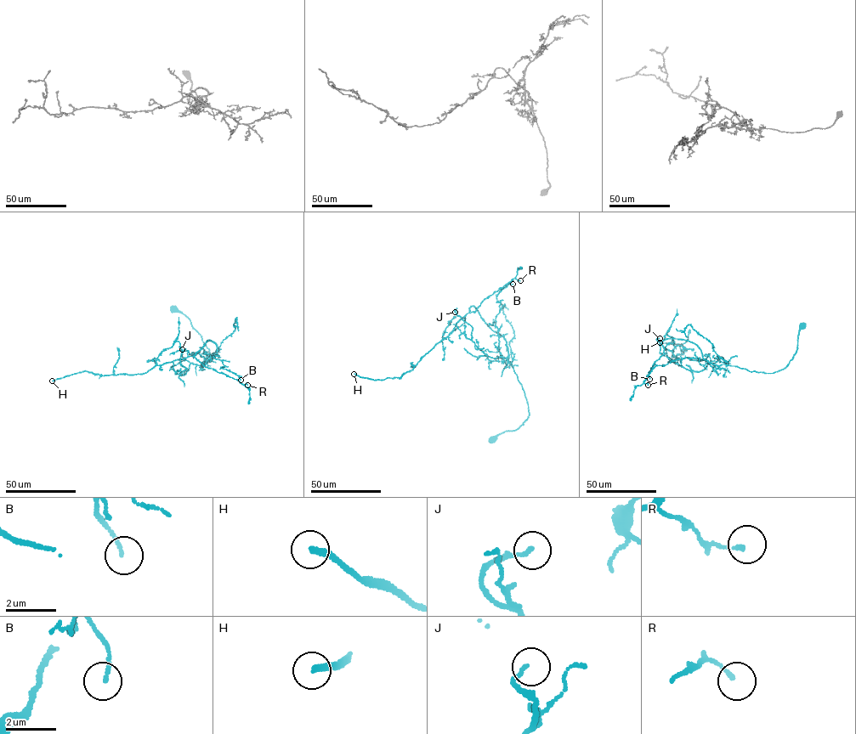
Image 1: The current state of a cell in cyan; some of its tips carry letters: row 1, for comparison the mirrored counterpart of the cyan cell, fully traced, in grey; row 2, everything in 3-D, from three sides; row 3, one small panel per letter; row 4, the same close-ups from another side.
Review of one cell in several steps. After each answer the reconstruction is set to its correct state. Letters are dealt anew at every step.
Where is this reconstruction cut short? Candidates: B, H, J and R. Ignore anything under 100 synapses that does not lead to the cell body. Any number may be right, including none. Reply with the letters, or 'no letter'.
H

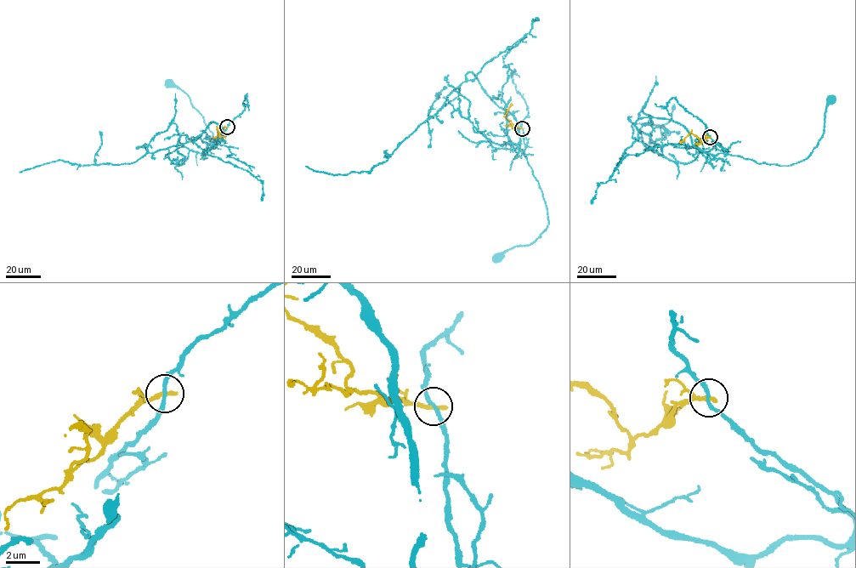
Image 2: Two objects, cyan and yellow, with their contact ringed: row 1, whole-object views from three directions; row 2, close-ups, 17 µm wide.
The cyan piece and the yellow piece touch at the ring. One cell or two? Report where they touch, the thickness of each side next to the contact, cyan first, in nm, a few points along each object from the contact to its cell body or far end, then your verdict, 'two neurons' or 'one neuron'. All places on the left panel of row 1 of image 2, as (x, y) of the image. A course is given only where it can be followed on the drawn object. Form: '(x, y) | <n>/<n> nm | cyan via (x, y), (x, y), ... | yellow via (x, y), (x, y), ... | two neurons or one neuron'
(227, 127) | 200/300 nm | cyan via (227, 127), (215, 140), (216, 144), (189, 97), (169, 82) | yellow via (227, 127), (218, 134), (219, 131), (216, 128), (219, 135), (225, 137) | two neurons

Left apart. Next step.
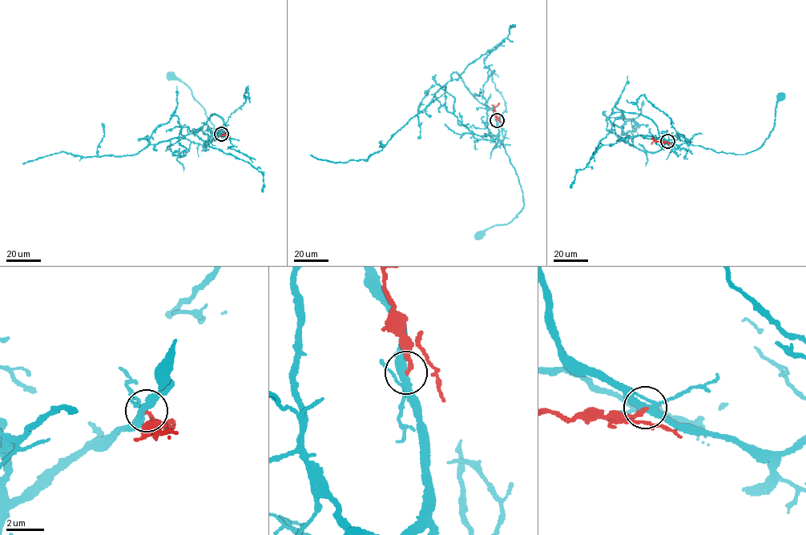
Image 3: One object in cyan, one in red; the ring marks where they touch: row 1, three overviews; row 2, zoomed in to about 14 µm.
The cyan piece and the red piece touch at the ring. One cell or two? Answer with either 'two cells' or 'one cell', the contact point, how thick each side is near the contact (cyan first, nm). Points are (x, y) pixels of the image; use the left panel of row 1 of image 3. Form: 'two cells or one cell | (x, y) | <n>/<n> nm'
two cells | (221, 134) | 320/200 nm

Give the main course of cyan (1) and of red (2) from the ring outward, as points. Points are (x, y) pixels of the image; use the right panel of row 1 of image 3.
1: (667, 141), (679, 145), (700, 146), (717, 152), (751, 151), (759, 148), (771, 130), (776, 101), (780, 95)
2: (667, 141), (653, 140), (651, 144)

